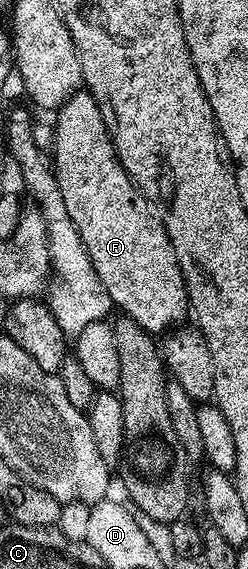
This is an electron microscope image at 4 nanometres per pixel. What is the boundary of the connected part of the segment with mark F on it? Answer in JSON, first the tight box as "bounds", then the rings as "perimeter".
{"bounds":[53,93,189,334],"perimeter":[[[72,93],[71,98],[59,106],[54,117],[53,168],[56,181],[64,200],[65,211],[75,224],[77,235],[84,244],[89,259],[92,260],[98,278],[105,283],[105,289],[109,291],[114,308],[122,316],[132,317],[146,333],[166,334],[182,322],[179,320],[183,316],[188,316],[189,302],[183,272],[163,226],[162,216],[153,208],[152,202],[143,196],[139,186],[132,181],[125,167],[119,162],[119,156],[115,154],[115,145],[111,142],[111,136],[105,127],[105,119],[91,93]]]}

